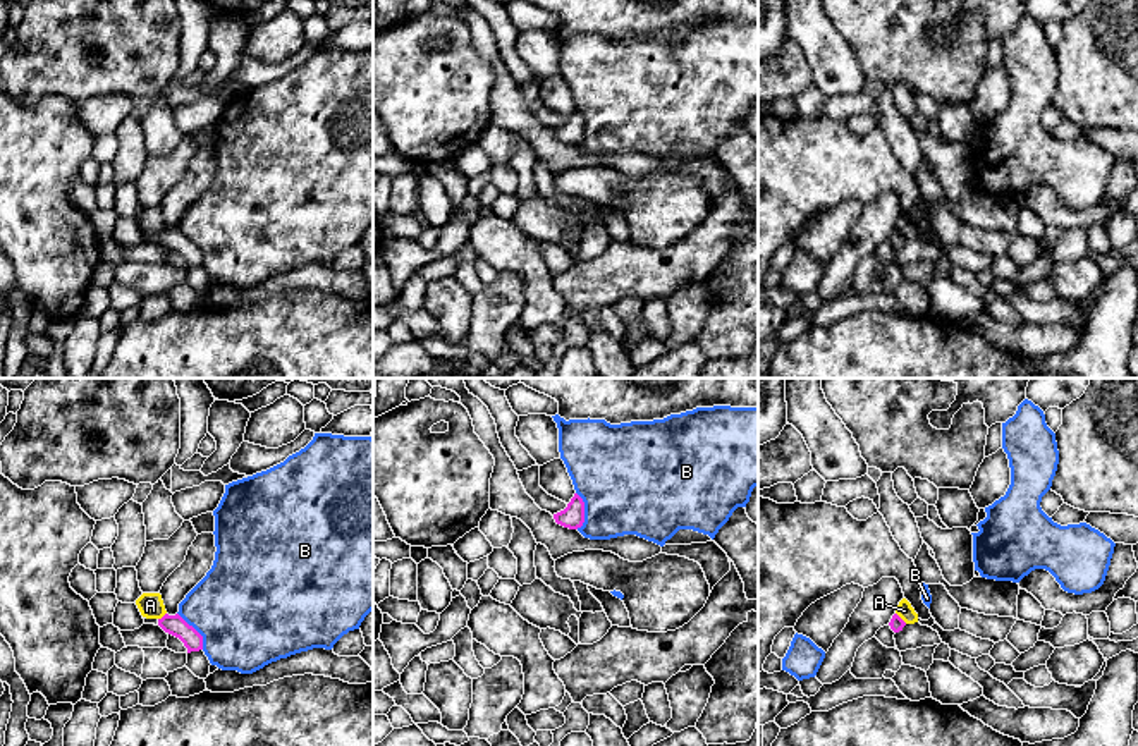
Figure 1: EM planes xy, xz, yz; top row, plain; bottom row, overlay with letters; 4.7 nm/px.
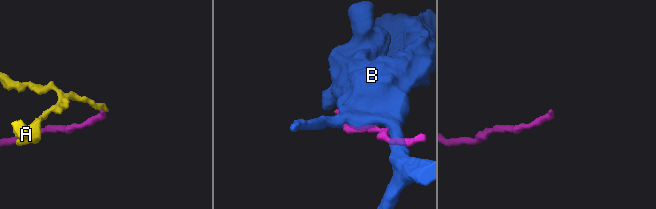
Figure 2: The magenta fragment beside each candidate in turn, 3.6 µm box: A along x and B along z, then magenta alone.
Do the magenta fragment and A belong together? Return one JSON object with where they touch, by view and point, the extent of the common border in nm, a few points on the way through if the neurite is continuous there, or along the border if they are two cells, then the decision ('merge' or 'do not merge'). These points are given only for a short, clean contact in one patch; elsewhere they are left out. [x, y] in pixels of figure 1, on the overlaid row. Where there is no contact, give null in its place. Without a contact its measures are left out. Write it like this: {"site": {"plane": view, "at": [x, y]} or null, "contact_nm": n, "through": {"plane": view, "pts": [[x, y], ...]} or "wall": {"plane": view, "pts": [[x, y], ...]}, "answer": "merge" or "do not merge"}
{"site": {"plane": "yz", "at": [899, 617]}, "contact_nm": 80, "wall": {"plane": "yz", "pts": [[896, 612], [906, 623]]}, "answer": "do not merge"}

